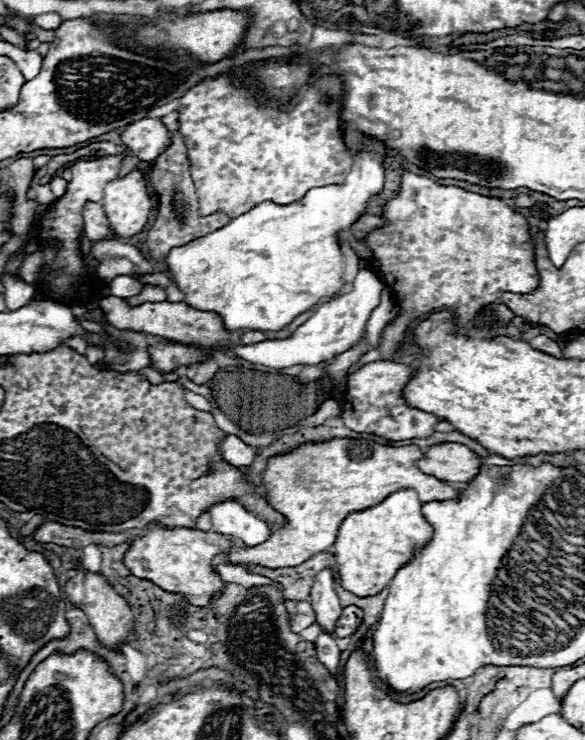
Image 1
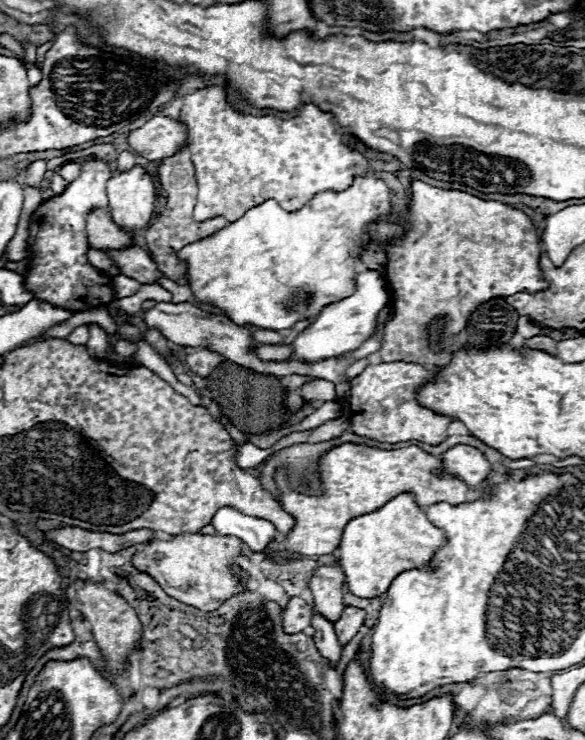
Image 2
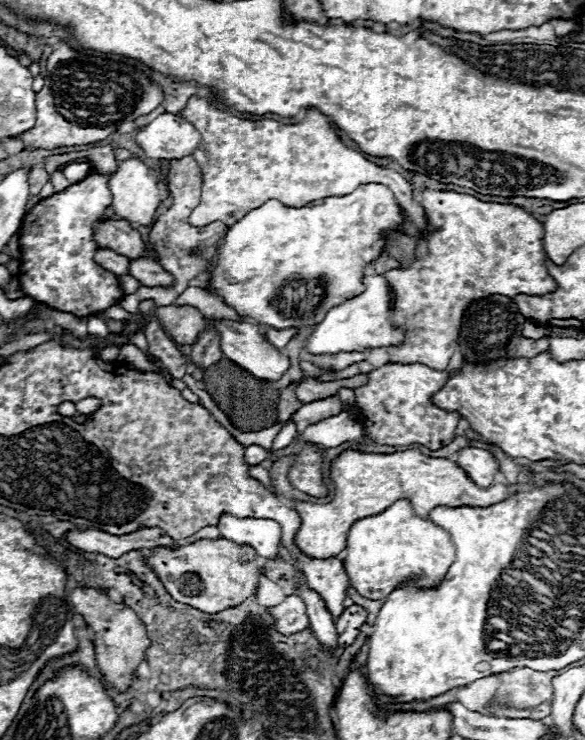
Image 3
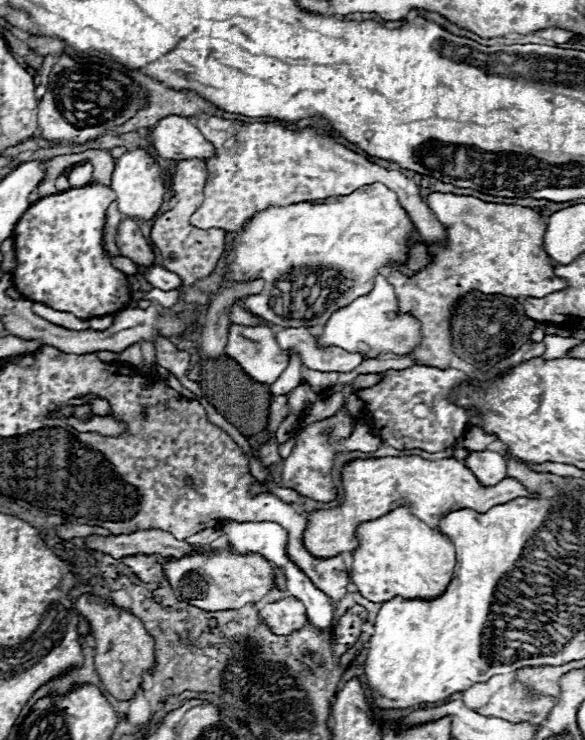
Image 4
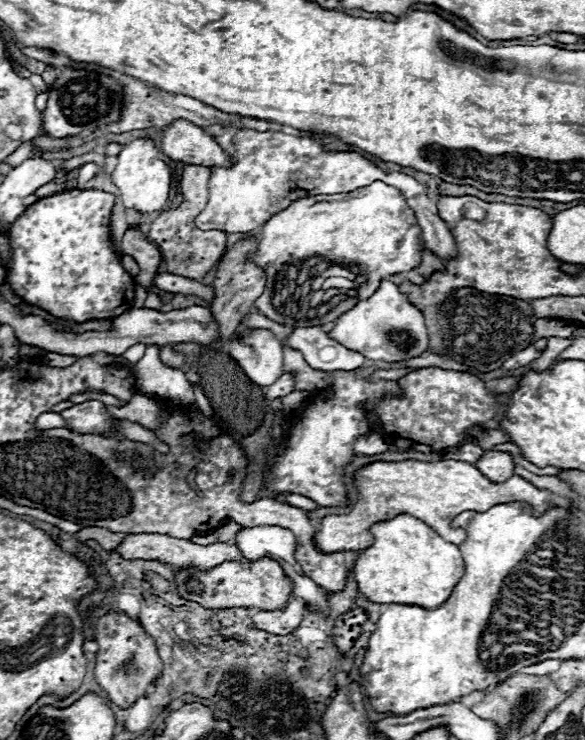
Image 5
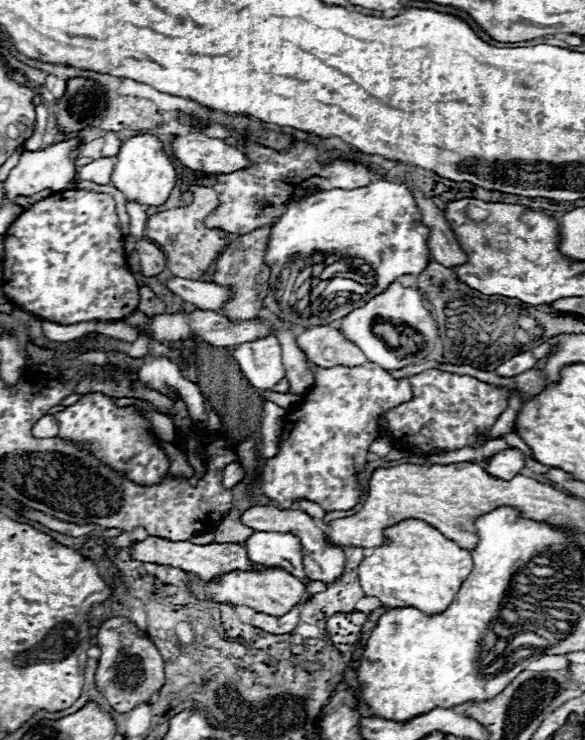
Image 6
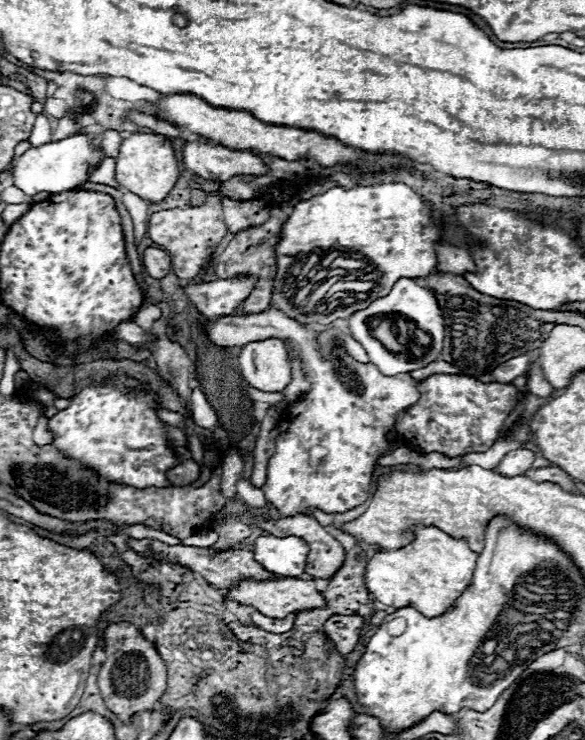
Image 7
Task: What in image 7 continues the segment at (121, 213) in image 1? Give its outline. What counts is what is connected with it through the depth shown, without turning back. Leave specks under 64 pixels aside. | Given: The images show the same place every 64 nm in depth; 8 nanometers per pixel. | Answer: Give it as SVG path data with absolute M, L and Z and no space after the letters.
M134 132L122 140L118 156L116 156L116 180L128 192L138 194L144 200L158 204L174 188L178 176L180 176L178 158L176 158L172 142L166 136L160 136L154 132Z

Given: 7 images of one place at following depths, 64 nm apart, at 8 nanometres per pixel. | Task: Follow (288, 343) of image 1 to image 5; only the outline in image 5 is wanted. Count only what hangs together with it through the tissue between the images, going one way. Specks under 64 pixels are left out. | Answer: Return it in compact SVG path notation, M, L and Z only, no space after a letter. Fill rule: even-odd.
M382 280L380 288L366 300L360 300L352 310L344 312L336 326L330 330L330 336L344 344L350 350L360 352L368 360L384 360L384 362L402 362L408 358L422 356L428 350L428 328L424 322L424 314L408 302L408 296L398 290L398 286L390 280ZM396 332L408 332L410 338L414 338L414 344L408 350L398 350L392 342L388 342L390 334ZM390 346L390 350L388 350Z

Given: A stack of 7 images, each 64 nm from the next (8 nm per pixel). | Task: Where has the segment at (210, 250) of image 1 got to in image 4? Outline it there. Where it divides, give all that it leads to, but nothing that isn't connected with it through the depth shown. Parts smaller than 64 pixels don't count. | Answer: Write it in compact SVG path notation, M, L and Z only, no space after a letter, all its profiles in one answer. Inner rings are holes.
M368 184L346 196L330 196L320 202L302 202L282 208L268 208L252 218L252 222L236 234L232 250L228 252L226 280L250 280L264 278L266 286L260 294L248 296L244 306L248 312L282 327L311 327L325 325L334 310L344 308L358 296L364 296L374 288L374 278L382 268L394 262L404 264L408 260L408 244L412 236L412 220L408 212L400 206L398 196L384 184ZM307 268L318 274L323 268L334 269L344 278L352 280L348 292L342 292L334 304L322 316L312 320L274 320L273 310L269 308L271 290L274 282L280 280L284 272ZM304 322L304 324L298 324Z

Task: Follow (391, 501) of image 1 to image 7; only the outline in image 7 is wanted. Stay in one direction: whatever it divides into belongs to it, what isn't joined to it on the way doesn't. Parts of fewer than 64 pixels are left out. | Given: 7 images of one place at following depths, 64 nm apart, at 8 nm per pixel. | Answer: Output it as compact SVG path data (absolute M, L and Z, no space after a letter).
M434 526L416 528L416 540L396 552L376 552L364 572L370 596L394 608L414 608L428 618L444 614L462 592L472 584L478 554L468 548L466 540L450 538Z

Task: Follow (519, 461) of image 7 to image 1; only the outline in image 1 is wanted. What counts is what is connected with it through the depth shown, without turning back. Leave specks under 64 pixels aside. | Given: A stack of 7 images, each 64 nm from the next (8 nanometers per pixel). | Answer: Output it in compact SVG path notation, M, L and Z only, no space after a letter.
M456 442L434 446L424 454L426 458L418 460L418 468L442 482L470 482L482 466L474 450Z

